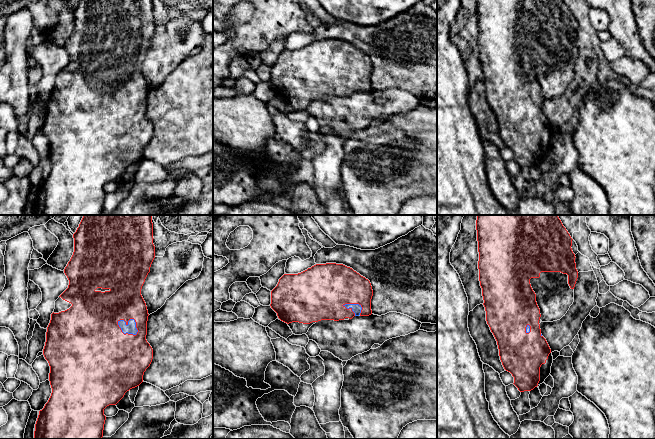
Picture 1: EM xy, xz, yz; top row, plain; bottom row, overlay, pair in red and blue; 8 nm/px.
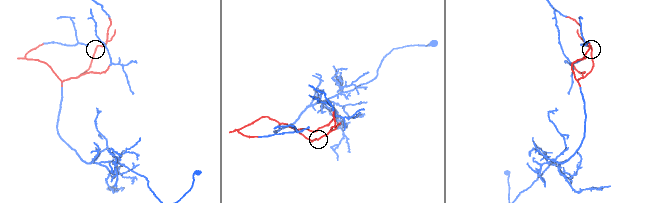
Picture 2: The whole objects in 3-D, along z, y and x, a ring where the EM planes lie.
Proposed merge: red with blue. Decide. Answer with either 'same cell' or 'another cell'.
same cell

